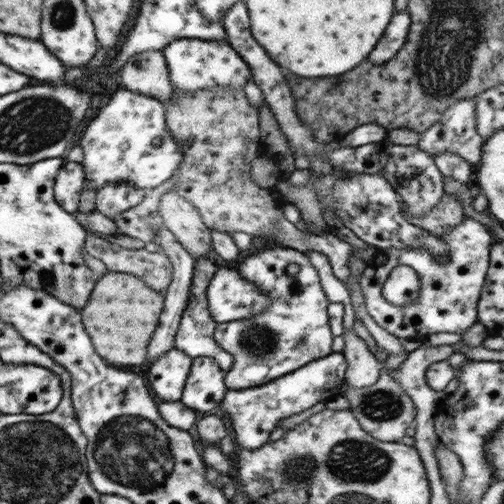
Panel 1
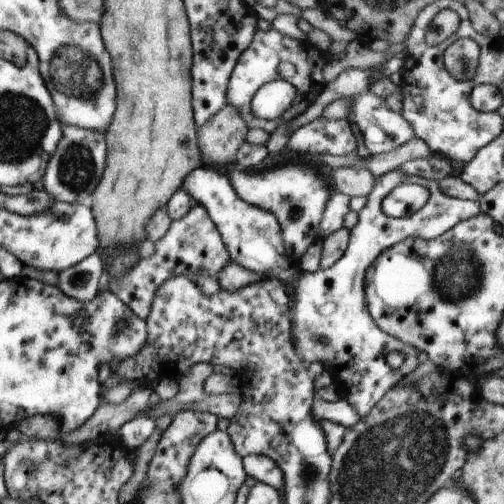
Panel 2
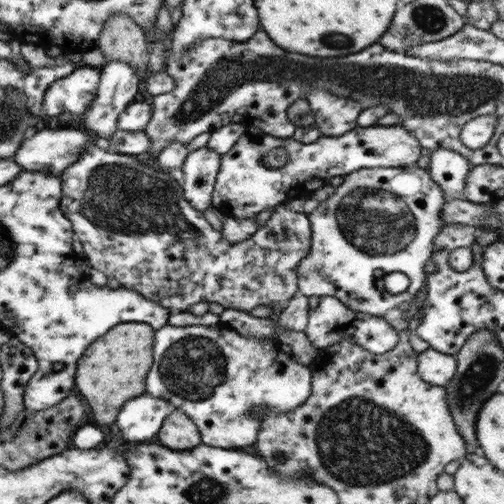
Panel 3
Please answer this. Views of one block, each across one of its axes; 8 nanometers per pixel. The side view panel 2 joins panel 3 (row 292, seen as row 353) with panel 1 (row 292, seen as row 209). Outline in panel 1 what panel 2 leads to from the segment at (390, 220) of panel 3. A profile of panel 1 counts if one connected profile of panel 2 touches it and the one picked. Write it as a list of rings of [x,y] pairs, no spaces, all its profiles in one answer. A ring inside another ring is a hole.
[[[463,218],[459,226],[455,226],[449,234],[441,236],[441,240],[449,246],[449,258],[445,264],[439,264],[433,260],[433,256],[423,250],[375,250],[371,260],[367,262],[367,268],[357,278],[363,294],[365,294],[365,310],[373,318],[373,322],[383,328],[385,332],[405,338],[405,340],[425,340],[431,334],[467,334],[471,326],[477,324],[477,300],[483,290],[483,282],[489,270],[489,250],[493,246],[493,236],[487,232],[487,228],[473,220]],[[397,266],[409,266],[417,272],[421,288],[419,298],[415,304],[407,308],[399,308],[389,304],[383,298],[383,284],[393,268]],[[219,268],[207,286],[207,312],[215,324],[235,322],[259,314],[269,298],[233,268]]]

